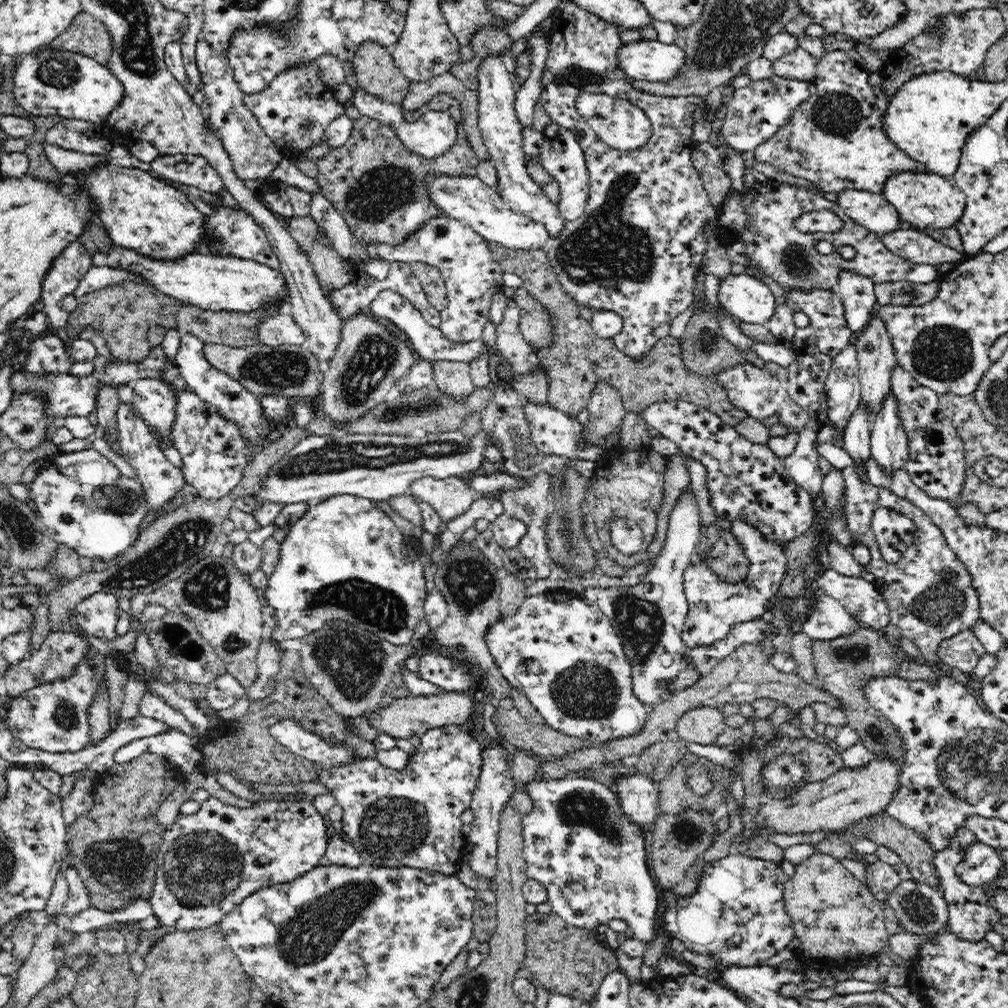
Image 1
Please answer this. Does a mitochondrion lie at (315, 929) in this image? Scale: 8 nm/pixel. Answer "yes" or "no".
yes

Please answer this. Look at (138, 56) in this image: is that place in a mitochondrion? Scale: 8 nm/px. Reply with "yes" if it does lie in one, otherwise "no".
yes

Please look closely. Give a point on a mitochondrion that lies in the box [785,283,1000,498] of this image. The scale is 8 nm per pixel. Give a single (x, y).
(942, 353)

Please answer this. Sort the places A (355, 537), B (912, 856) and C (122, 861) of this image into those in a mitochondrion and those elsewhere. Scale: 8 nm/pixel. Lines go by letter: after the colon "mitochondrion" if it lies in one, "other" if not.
A: other
B: other
C: mitochondrion

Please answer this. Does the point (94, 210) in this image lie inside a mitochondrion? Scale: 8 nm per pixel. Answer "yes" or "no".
no

